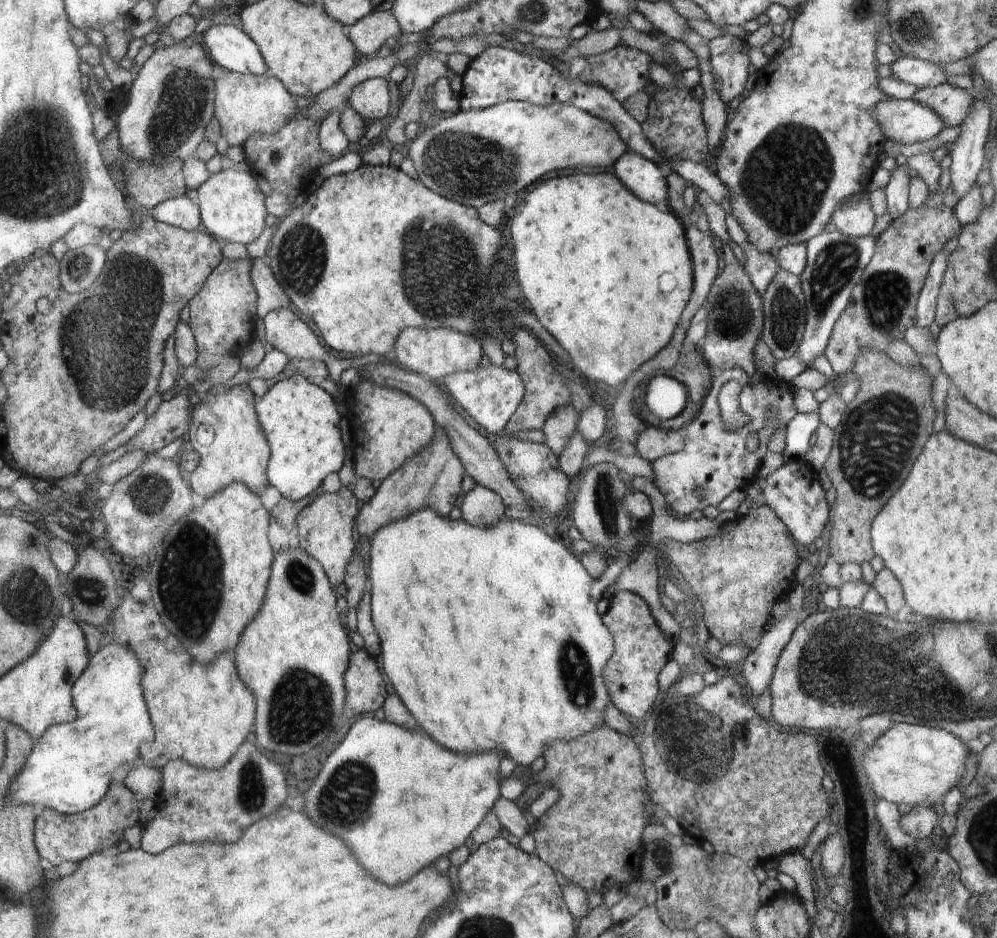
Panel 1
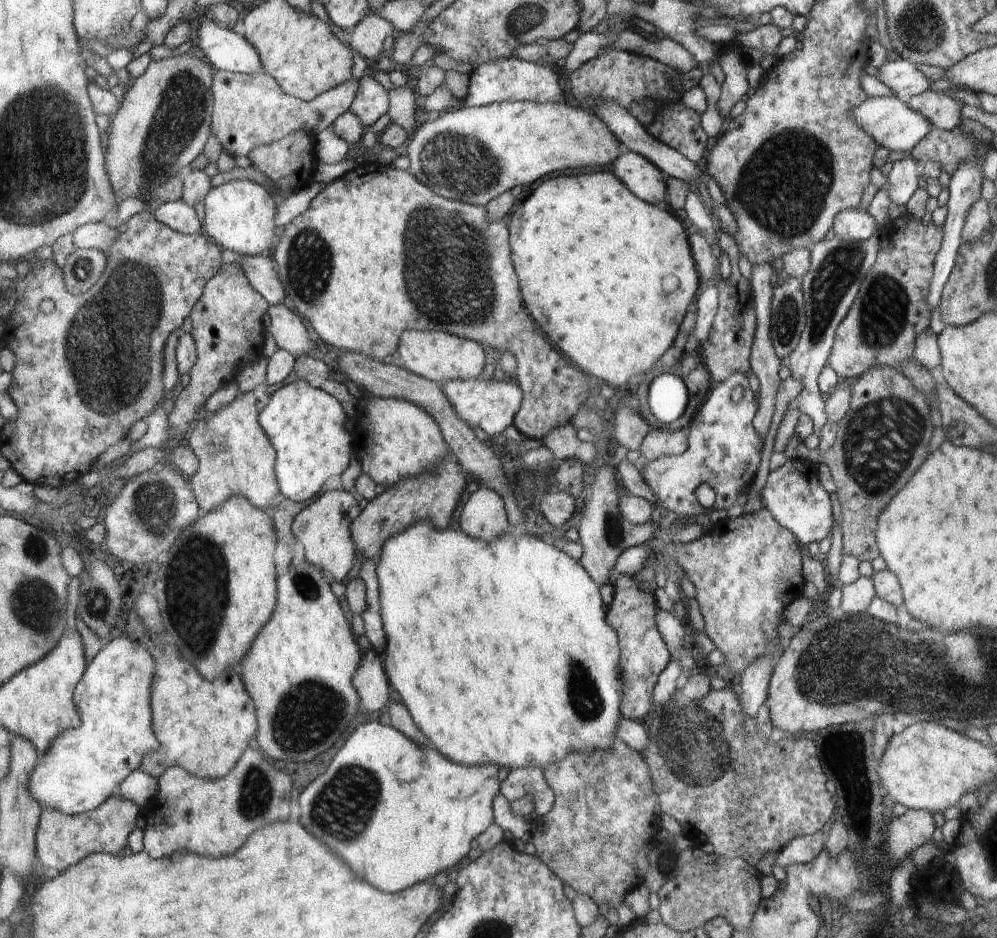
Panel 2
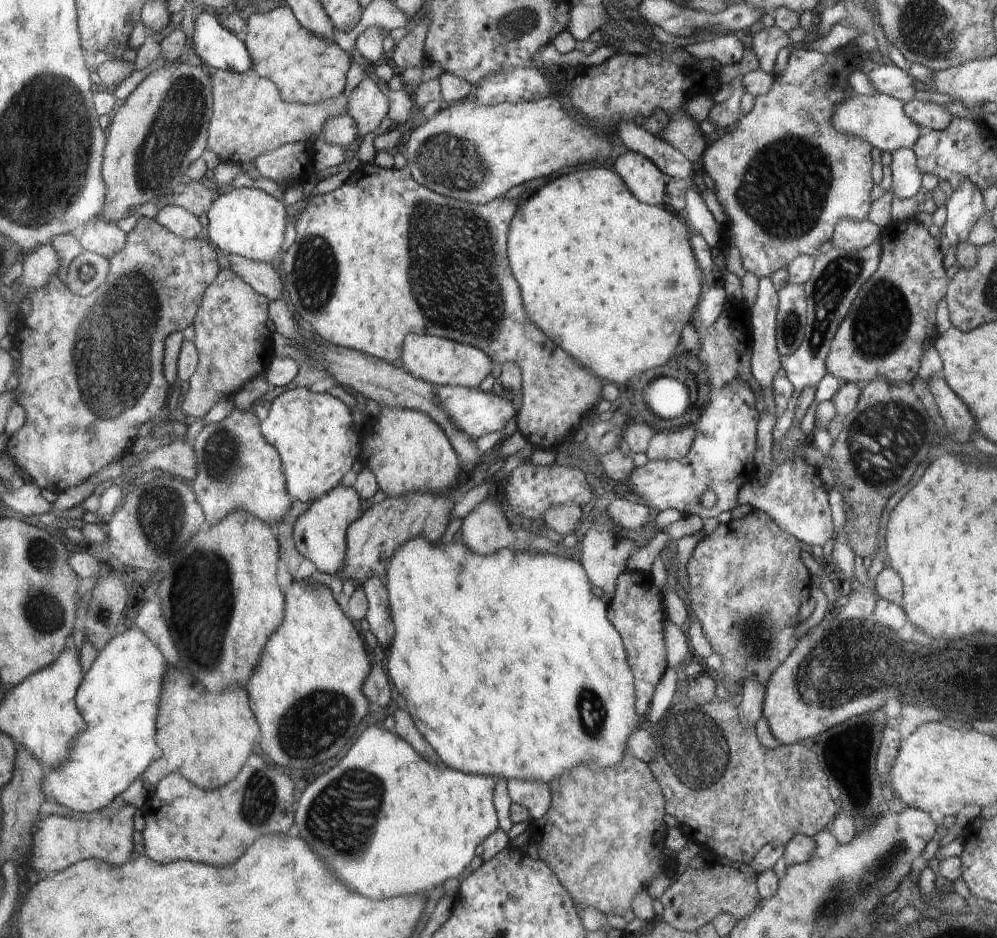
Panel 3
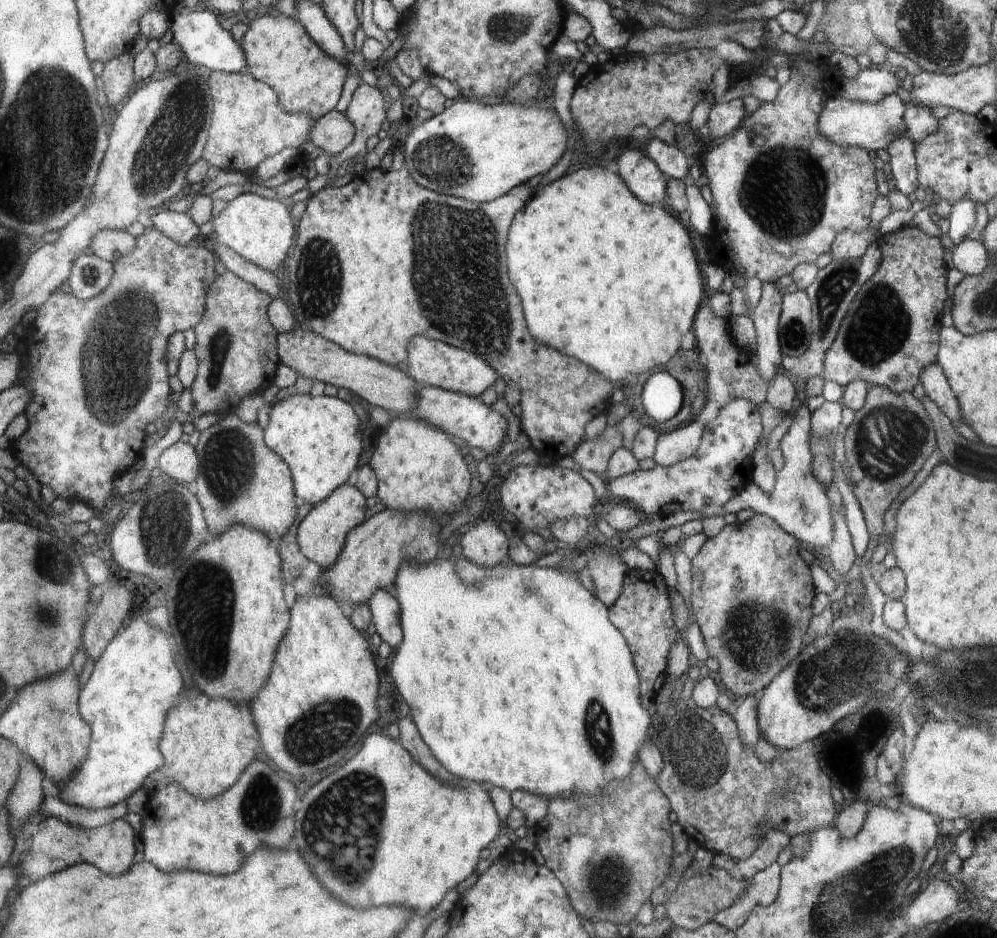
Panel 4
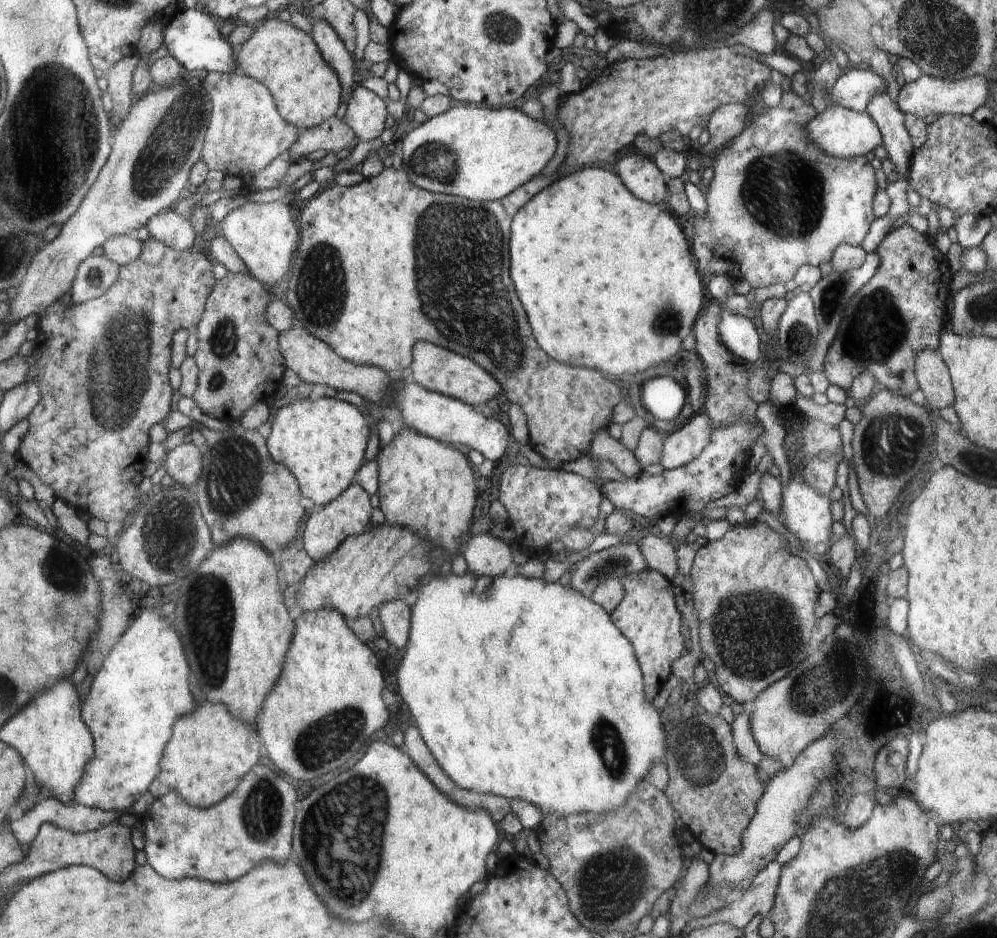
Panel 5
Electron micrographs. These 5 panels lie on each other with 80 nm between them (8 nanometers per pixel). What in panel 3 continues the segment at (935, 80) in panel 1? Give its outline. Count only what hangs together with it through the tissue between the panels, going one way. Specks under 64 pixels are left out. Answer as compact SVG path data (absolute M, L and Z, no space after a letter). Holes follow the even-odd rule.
M879 64L867 75L872 86L876 86L877 94L900 100L903 104L911 101L916 93L915 78L911 79L908 73L895 64Z

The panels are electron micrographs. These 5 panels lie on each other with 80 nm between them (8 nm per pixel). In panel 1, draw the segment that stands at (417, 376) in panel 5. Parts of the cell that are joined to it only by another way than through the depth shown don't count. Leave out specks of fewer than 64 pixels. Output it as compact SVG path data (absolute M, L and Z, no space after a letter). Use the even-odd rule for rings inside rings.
M406 328L401 336L402 340L398 340L398 348L395 348L398 362L404 369L424 375L437 383L458 371L476 371L482 360L482 348L474 335L460 334L450 328Z

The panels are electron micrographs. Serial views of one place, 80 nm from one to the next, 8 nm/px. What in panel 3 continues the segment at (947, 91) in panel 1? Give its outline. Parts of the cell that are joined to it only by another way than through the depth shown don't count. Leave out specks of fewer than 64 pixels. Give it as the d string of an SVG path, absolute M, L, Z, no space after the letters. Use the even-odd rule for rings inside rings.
M912 99L904 103L903 108L908 118L924 131L942 131L953 117L944 104L933 101Z

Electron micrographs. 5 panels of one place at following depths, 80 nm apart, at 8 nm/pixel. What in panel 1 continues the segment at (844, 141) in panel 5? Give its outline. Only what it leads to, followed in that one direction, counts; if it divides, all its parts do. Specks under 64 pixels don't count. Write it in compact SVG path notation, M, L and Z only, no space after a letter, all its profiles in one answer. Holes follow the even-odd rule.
M889 98L871 110L883 135L893 143L914 144L934 138L943 130L940 117L914 99Z

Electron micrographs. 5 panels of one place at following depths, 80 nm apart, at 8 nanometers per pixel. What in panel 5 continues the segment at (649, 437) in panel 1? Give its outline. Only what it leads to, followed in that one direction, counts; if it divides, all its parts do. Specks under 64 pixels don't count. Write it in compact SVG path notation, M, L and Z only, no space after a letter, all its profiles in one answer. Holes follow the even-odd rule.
M704 411L694 416L682 427L672 431L670 436L663 441L659 464L664 469L670 470L697 459L708 444L713 428Z

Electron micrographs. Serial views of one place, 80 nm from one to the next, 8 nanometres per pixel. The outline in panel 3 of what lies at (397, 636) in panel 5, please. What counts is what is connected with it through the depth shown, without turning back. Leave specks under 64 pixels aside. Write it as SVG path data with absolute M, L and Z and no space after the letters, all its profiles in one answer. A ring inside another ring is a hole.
M370 576L362 582L362 587L367 598L365 619L378 644L382 644L382 648L388 650L394 636L394 622L388 608L388 594L384 580L378 576Z

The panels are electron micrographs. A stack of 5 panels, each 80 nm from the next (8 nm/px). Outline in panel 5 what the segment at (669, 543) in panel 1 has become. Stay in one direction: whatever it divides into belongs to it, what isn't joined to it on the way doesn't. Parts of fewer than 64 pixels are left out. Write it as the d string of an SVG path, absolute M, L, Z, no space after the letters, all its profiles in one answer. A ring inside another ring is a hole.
M754 520L750 526L732 525L720 540L709 541L696 552L690 572L701 650L716 666L719 690L745 706L751 706L766 688L790 675L810 655L808 640L816 624L814 606L818 594L812 572L802 558L786 550L788 540L766 524Z

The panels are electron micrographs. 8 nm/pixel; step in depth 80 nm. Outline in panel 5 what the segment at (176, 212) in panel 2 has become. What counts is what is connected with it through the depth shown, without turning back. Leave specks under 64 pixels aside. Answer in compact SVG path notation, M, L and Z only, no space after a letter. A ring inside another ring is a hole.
M172 209L170 212L160 212L145 227L154 240L160 240L174 250L191 249L197 236L190 220Z

